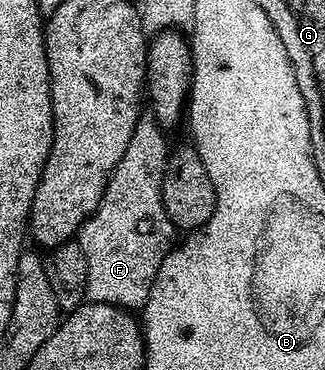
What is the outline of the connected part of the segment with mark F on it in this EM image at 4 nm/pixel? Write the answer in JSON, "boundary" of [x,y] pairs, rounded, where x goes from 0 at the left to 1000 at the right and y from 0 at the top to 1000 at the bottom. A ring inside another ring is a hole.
{"boundary":[[[428,319],[418,349],[406,359],[406,381],[394,381],[394,403],[382,403],[382,424],[369,424],[357,457],[338,470],[308,554],[268,586],[237,630],[234,651],[271,716],[265,805],[280,819],[329,819],[391,835],[446,830],[468,770],[480,759],[480,738],[505,695],[538,665],[542,616],[535,600],[517,586],[498,541],[498,492],[511,465],[511,438],[523,430],[529,405],[529,389],[511,378],[508,362],[514,365],[514,357],[483,322]]]}

